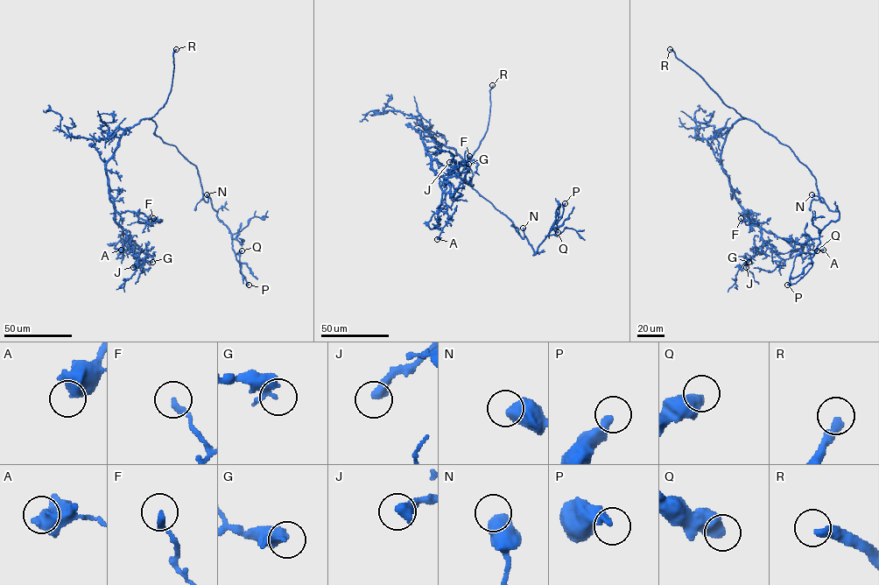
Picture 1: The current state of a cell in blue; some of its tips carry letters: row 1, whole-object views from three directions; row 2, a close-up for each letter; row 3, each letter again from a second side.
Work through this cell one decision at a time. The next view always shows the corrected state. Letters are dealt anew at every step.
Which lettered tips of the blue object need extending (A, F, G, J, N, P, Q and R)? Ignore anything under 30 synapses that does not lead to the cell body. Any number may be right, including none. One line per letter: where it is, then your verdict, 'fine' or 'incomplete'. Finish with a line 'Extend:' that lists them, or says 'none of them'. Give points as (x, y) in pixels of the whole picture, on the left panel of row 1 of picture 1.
A: at (121, 250); fine
F: at (153, 218); fine
G: at (152, 262); fine
J: at (133, 267); incomplete
N: at (207, 194); fine
P: at (249, 285); fine
Q: at (242, 250); fine
R: at (176, 49); incomplete
Extend: J, R

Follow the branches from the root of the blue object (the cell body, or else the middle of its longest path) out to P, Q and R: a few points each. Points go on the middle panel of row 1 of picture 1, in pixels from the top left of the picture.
P: (473, 175), (471, 186), (512, 222), (522, 237), (527, 239), (533, 255), (552, 228), (556, 227), (565, 203)
Q: (473, 175), (471, 186), (512, 222), (522, 237), (524, 236), (533, 255), (552, 229), (558, 232)
R: (473, 175), (464, 161), (476, 149), (487, 130), (492, 85)

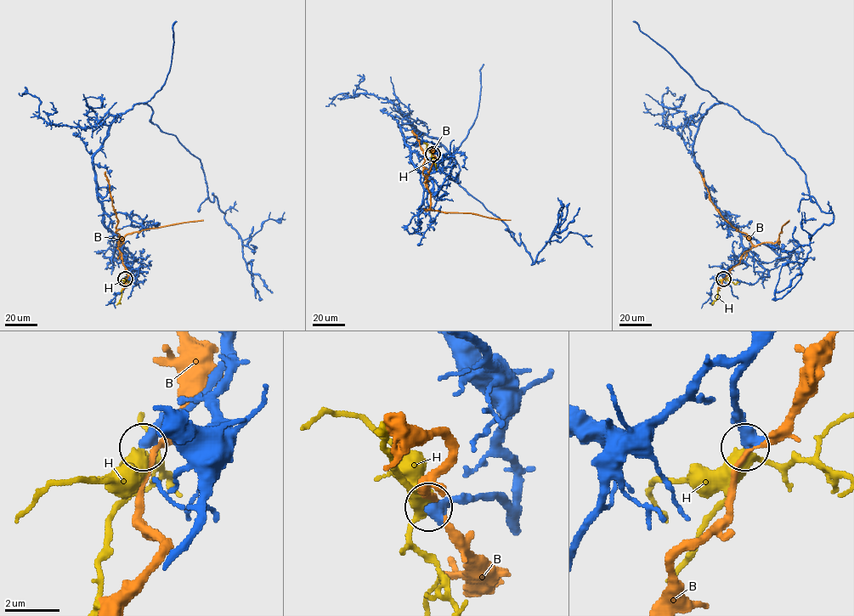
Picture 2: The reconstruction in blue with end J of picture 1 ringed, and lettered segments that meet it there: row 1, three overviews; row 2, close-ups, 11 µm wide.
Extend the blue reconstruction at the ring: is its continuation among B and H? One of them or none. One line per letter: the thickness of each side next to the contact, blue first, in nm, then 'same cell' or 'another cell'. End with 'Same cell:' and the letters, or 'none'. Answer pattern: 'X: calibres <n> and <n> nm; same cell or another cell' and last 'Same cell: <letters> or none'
B: calibres 480 and 220 nm; another cell
H: calibres 480 and 400 nm; same cell
Same cell: H

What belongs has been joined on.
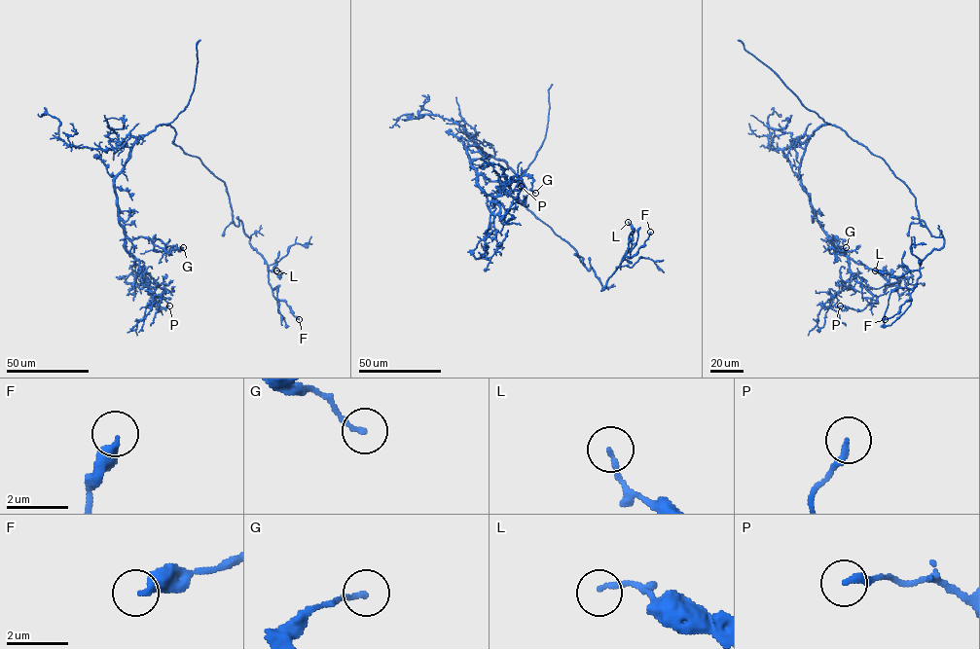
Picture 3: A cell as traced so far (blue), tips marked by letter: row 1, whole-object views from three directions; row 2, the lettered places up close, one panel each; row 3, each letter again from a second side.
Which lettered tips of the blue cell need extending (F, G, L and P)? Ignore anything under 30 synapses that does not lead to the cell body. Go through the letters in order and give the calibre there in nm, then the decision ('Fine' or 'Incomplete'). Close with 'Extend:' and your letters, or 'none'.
F: Thickness 360 nm. Fine
G: Thickness 150 nm. Fine
L: Thickness 150 nm. Fine
P: Thickness 240 nm. Fine
Extend: none

